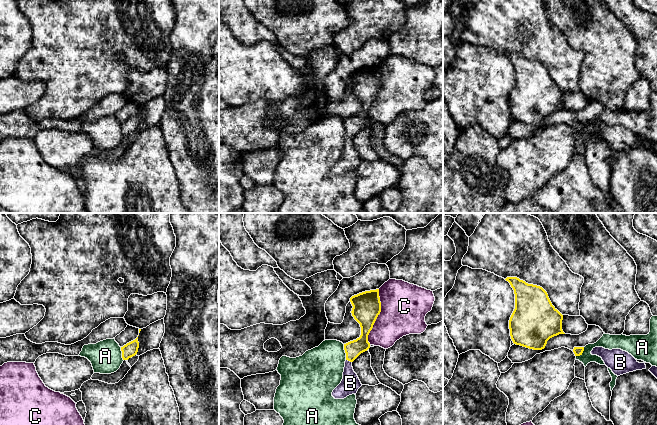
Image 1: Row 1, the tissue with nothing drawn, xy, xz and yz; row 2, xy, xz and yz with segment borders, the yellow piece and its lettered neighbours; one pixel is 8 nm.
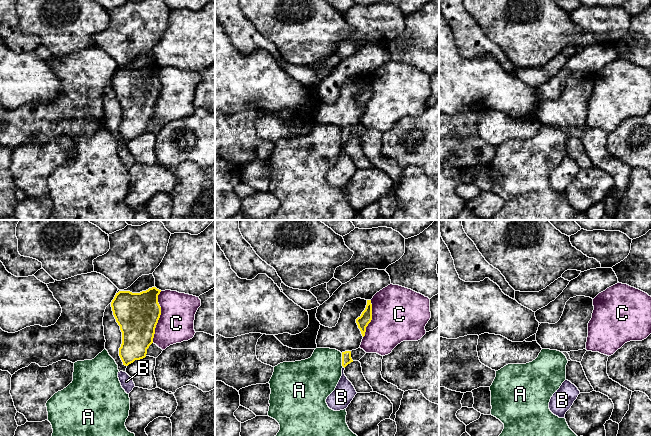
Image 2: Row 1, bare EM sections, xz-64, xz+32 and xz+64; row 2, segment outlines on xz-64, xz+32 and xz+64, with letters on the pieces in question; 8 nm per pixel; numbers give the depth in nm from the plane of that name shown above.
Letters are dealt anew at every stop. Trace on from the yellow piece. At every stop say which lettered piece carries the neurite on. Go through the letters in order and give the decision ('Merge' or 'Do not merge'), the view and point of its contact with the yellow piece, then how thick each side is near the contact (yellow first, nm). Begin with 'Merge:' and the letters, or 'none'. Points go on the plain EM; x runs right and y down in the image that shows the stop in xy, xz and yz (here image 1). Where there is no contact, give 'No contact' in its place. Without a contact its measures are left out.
Merge: B
A: Do not merge. Touches yellow at xz (345, 128). Thickness 140 nm (yellow) against 360 nm
B: Merge. Touches yellow at xz (349, 136). Thickness 140 nm (yellow) against 150 nm
C: Do not merge. Touches yellow at xz (377, 92). Thickness 220 nm (yellow) against 380 nm

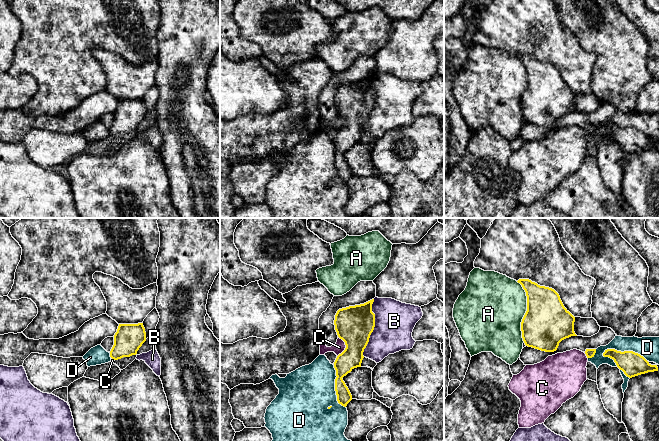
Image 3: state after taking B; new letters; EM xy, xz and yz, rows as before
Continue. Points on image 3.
Merge: none
A: Do not merge. Touches yellow at yz (526, 87). Thickness 380 nm (yellow) against 480 nm
B: Do not merge. Touches yellow at xz (373, 104). Thickness 300 nm (yellow) against 320 nm
C: Do not merge. Touches yellow at xz (346, 122). Thickness 300 nm (yellow) against 90 nm
D: Do not merge. Touches yellow at yz (625, 127). Thickness 190 nm (yellow) against 170 nm

